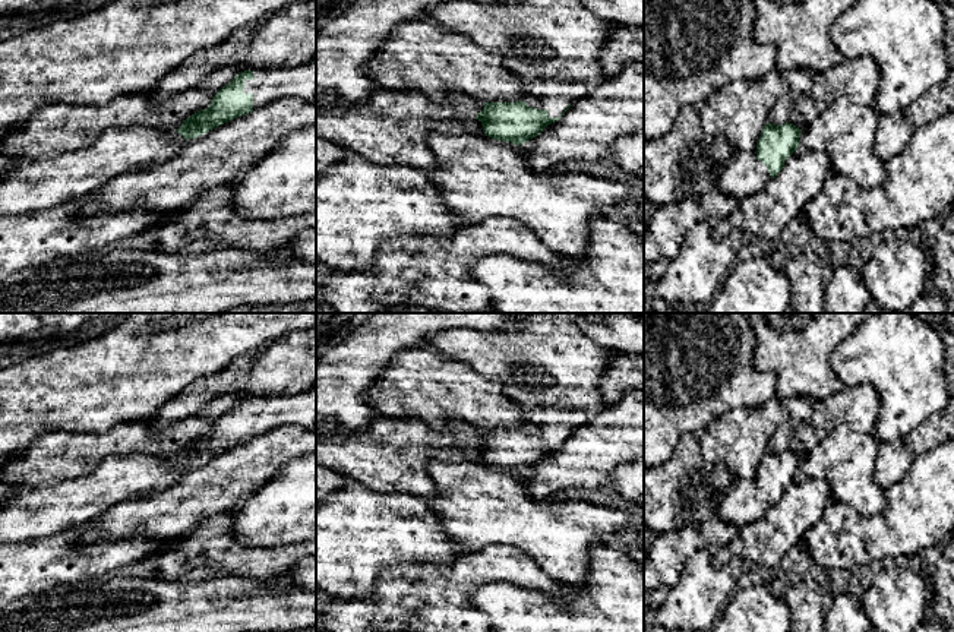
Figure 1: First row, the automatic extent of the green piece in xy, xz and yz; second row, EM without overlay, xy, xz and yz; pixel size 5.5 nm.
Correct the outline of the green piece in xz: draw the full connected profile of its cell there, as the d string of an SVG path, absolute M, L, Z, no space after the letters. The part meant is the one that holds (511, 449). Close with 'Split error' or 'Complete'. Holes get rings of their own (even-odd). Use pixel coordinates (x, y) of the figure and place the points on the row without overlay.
M524 408L525 426L517 430L484 430L476 448L486 464L522 473L557 449L576 429L591 420L584 410Z. Split error

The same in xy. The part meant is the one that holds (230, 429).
M316 389L290 398L244 398L212 424L208 436L183 448L174 459L180 461L184 468L193 467L282 424L301 424L307 429L316 429Z. Split error

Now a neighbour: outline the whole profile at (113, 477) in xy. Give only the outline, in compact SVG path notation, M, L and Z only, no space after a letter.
M139 452L107 456L94 473L51 487L0 496L0 543L83 527L117 502L167 489L183 471L177 459Z

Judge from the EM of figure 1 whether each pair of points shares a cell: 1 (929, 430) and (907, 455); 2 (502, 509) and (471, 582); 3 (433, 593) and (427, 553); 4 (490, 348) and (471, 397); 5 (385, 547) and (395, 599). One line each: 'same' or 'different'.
1: same
2: different
3: different
4: different
5: different

